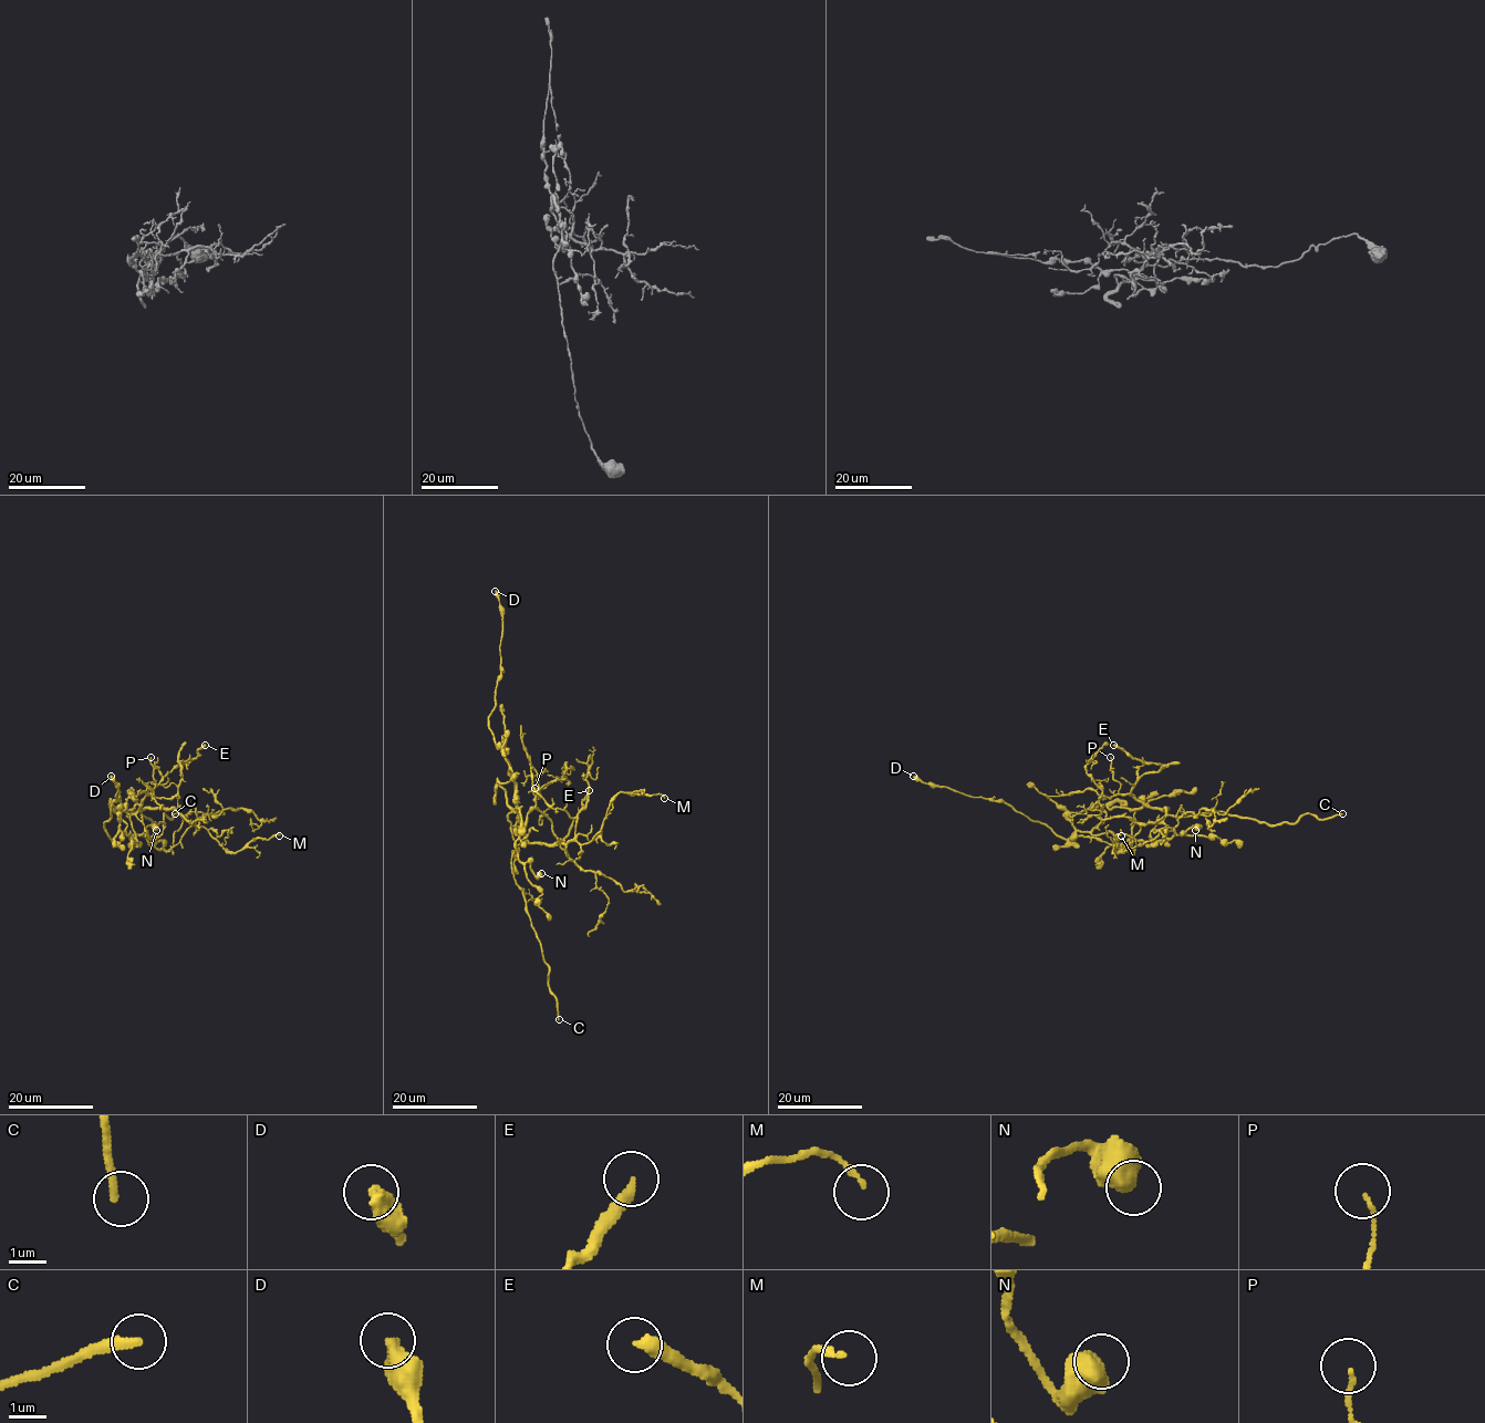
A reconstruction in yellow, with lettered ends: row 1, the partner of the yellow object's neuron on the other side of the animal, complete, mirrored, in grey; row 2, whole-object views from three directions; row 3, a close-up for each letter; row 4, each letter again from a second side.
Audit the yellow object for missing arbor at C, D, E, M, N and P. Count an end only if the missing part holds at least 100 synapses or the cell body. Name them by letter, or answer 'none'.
C

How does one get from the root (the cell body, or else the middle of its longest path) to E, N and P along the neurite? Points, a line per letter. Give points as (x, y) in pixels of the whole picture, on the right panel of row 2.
E: (1117, 807), (1145, 806), (1131, 788), (1142, 775), (1162, 766), (1142, 762), (1113, 745)
N: (1117, 807), (1140, 808), (1149, 798), (1135, 810), (1131, 830), (1133, 839), (1148, 844), (1197, 826), (1195, 830)
P: (1117, 807), (1135, 809), (1146, 805), (1129, 793), (1119, 792), (1120, 783), (1110, 770), (1110, 757)

